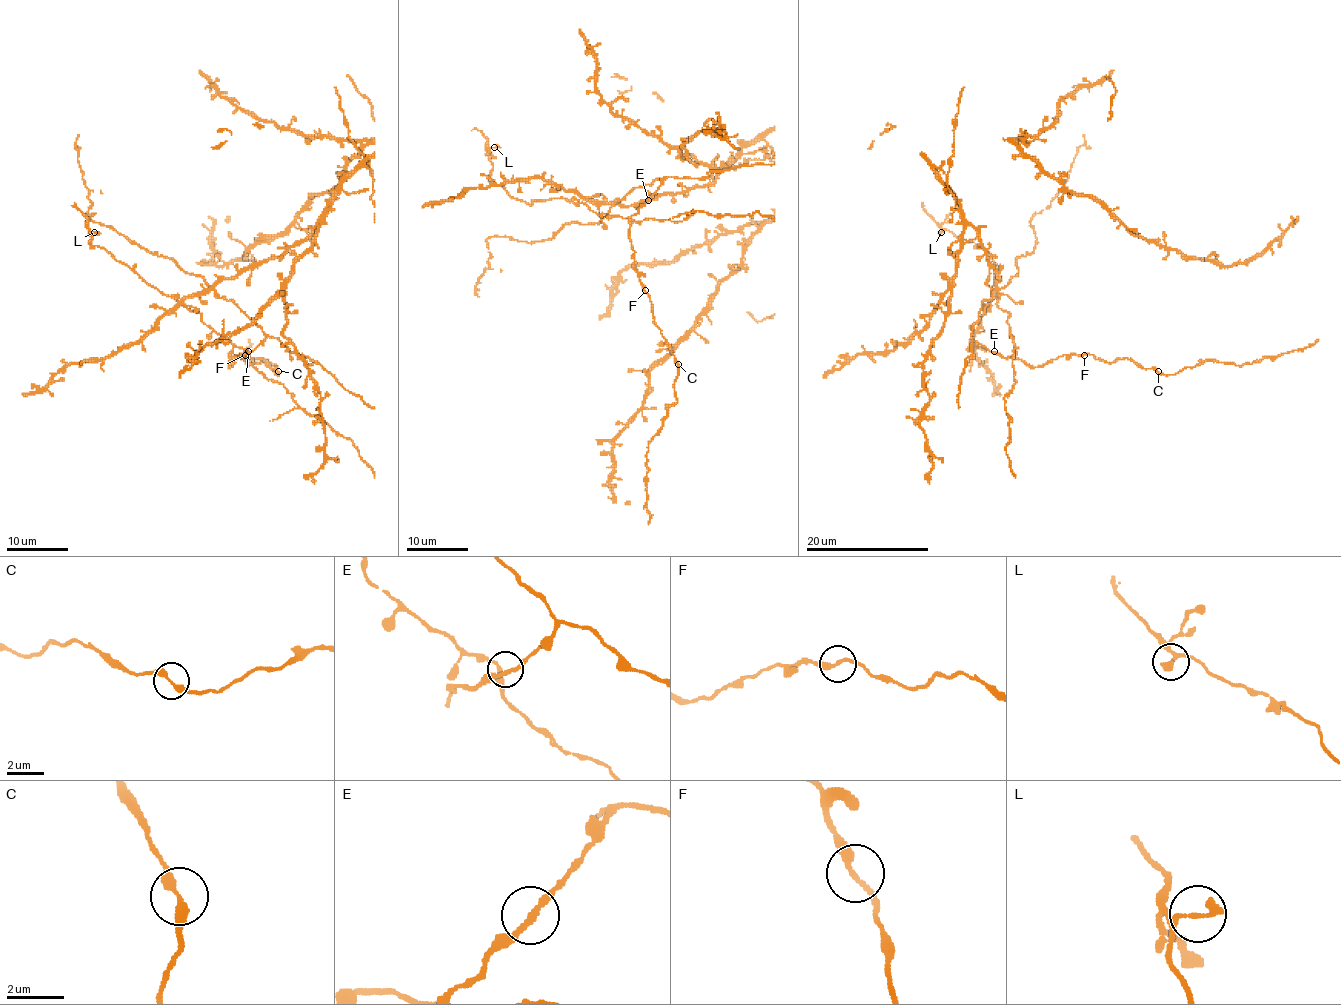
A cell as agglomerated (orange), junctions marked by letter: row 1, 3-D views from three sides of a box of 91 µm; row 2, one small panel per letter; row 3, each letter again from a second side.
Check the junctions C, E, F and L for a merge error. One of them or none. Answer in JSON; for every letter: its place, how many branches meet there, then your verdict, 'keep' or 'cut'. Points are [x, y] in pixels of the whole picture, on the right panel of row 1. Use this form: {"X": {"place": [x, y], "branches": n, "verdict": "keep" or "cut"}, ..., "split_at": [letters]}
{"C": {"place": [1158, 371], "branches": 2, "verdict": "keep"}, "E": {"place": [994, 351], "branches": 2, "verdict": "keep"}, "F": {"place": [1084, 355], "branches": 2, "verdict": "keep"}, "L": {"place": [941, 232], "branches": 2, "verdict": "keep"}, "split_at": []}

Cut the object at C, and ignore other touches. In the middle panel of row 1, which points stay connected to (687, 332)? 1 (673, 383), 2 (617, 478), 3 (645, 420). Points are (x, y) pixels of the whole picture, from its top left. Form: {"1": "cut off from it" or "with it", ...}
{"1": "cut off from it", "2": "with it", "3": "with it"}

